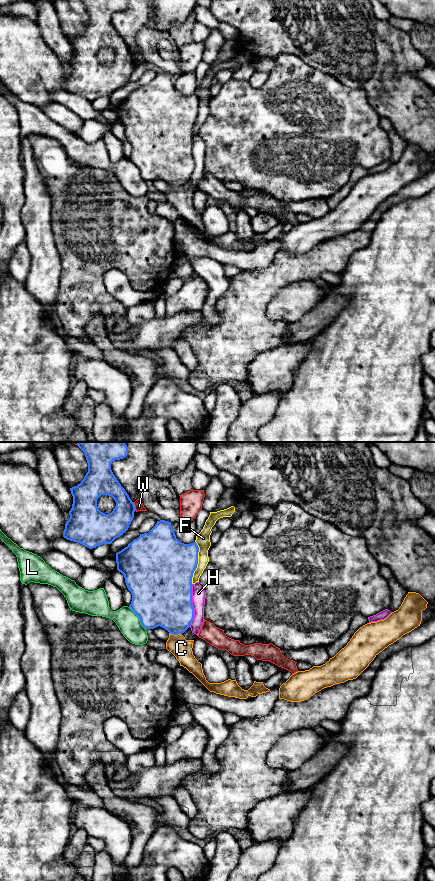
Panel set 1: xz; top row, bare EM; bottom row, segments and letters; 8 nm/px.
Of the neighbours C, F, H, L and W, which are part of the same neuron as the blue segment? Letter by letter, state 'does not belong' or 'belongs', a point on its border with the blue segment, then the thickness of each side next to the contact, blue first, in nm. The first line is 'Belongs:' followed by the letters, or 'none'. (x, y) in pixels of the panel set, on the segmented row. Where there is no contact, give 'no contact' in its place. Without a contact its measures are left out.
Belongs: none
C: does not belong | xz (175, 634) | 380/160 nm
F: does not belong | xz (197, 563) | 440/110 nm
H: does not belong | xz (192, 605) | 460/110 nm
L: does not belong | xz (139, 618) | 480/180 nm
W: does not belong | xz (134, 506) | 220/70 nm

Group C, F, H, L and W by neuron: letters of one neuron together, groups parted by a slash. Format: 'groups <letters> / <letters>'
groups C / F / H / L / W

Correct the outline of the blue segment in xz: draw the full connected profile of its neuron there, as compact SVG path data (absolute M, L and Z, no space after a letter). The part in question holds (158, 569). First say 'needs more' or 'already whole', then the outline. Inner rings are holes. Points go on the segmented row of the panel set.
already whole; M157 521L150 531L149 534L140 534L116 553L117 570L124 575L132 594L129 608L139 617L145 629L160 626L170 634L182 634L194 619L192 577L198 564L199 547L196 542L180 542L169 521Z

